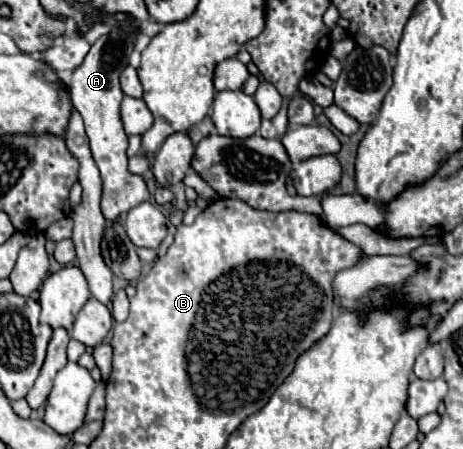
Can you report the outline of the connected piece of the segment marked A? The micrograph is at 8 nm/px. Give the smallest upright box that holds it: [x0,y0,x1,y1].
[67,35,151,221]

